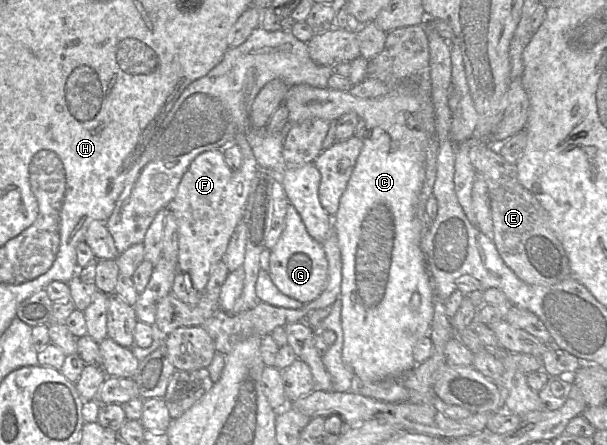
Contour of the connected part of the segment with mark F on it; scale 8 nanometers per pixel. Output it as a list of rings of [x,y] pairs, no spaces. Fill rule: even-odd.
[[[238,133],[233,143],[239,146],[242,153],[242,165],[238,170],[233,171],[228,167],[223,150],[210,150],[198,155],[183,175],[176,195],[168,206],[178,224],[178,269],[190,275],[193,287],[200,293],[205,293],[211,270],[222,260],[232,234],[244,215],[251,182],[258,167],[245,133]]]

